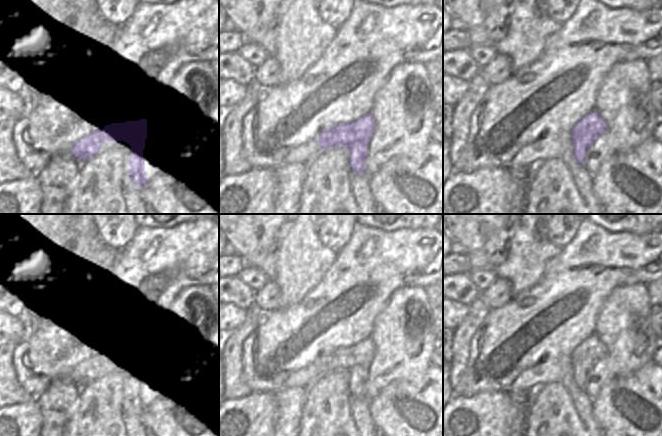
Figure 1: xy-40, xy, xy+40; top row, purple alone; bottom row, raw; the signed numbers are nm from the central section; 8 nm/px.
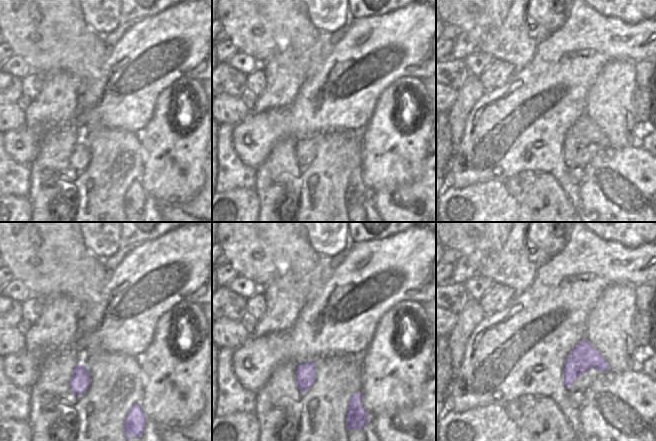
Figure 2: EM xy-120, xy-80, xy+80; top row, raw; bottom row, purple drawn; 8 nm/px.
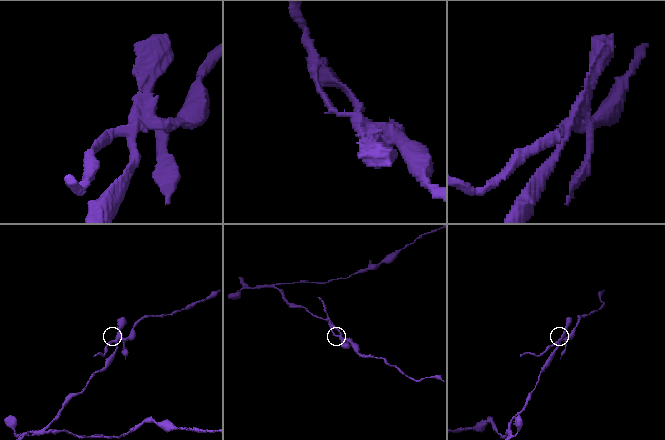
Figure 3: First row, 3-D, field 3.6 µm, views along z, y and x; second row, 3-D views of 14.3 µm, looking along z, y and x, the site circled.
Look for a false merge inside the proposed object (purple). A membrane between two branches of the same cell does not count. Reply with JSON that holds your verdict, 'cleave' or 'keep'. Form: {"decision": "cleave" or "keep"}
{"decision": "cleave"}

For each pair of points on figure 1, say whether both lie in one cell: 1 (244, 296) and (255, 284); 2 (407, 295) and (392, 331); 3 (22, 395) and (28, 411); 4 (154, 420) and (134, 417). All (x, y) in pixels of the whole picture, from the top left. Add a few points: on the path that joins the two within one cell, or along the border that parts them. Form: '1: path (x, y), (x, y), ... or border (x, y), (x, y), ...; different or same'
1: border (238, 277), (254, 291); different
2: path (402, 304), (392, 322); same
3: border (34, 397), (25, 402), (10, 405); different
4: border (144, 412), (141, 416), (143, 425); different

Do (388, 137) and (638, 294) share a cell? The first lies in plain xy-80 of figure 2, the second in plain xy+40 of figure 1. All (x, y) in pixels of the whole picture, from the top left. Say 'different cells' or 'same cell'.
same cell

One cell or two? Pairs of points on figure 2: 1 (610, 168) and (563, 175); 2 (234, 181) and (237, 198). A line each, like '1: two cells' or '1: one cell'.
1: two cells
2: two cells

